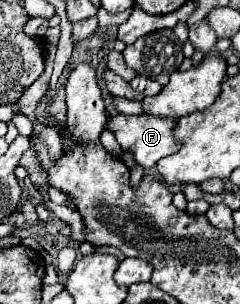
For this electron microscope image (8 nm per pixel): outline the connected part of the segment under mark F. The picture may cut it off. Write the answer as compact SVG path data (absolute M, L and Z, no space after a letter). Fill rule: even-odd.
M116 115L110 119L108 127L116 133L122 149L132 149L134 159L146 169L154 167L158 159L172 155L180 149L180 143L174 139L176 119L148 115Z

